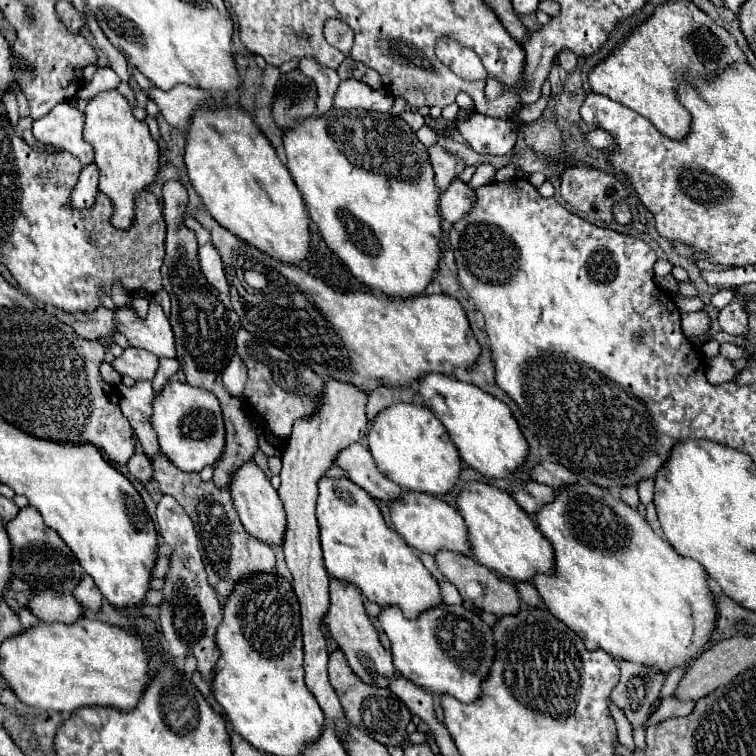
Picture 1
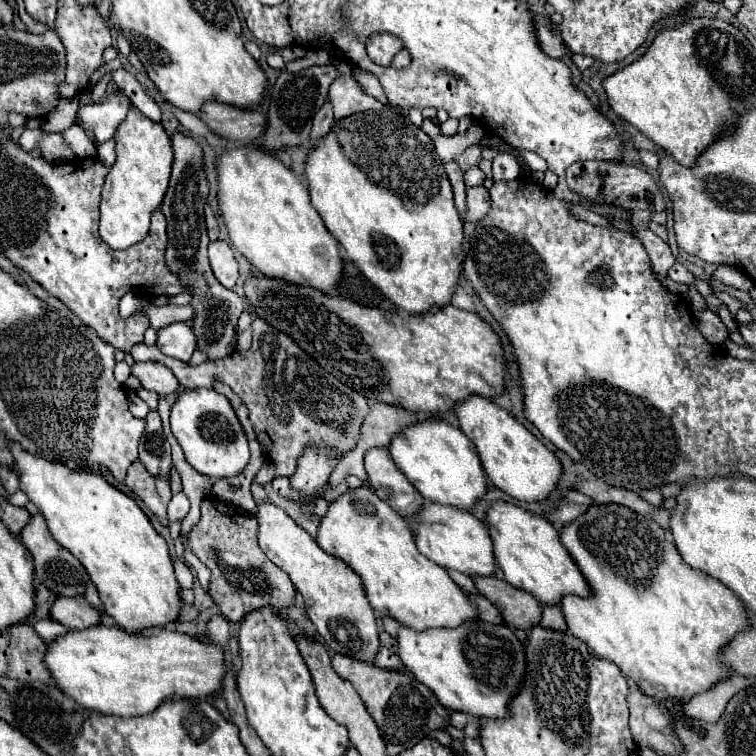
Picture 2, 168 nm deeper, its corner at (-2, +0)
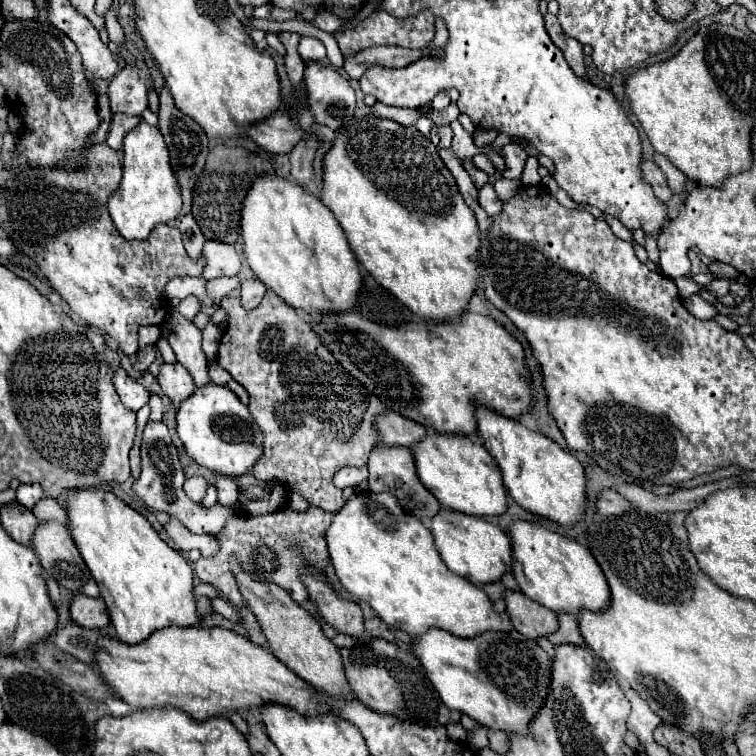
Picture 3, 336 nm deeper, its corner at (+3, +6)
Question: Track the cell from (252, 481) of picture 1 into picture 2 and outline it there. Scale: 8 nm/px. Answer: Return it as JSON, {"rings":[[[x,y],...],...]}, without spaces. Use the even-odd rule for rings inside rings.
{"rings":[[[270,500],[258,504],[258,544],[262,552],[282,570],[288,572],[290,580],[304,596],[308,616],[314,622],[324,644],[334,652],[372,664],[380,650],[378,626],[374,610],[366,598],[362,580],[336,556],[324,552],[316,540],[300,528],[280,506]]]}

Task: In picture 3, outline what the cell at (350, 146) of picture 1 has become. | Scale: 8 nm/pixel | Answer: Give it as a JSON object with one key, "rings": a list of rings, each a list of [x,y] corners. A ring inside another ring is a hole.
{"rings":[[[363,116],[363,118],[353,118],[345,128],[337,130],[337,138],[331,146],[331,150],[325,156],[325,176],[323,176],[323,190],[321,190],[321,202],[335,214],[337,222],[341,224],[341,228],[347,234],[347,240],[357,256],[357,260],[365,266],[365,270],[385,288],[389,290],[395,298],[399,298],[411,312],[415,312],[421,318],[427,318],[431,322],[445,322],[445,320],[455,320],[459,318],[473,292],[477,290],[481,272],[479,272],[479,246],[481,246],[481,238],[479,238],[479,226],[475,220],[475,214],[471,212],[471,208],[463,202],[455,178],[451,176],[451,172],[447,170],[447,166],[443,164],[443,160],[437,154],[437,148],[433,146],[433,142],[425,136],[421,136],[415,128],[409,126],[401,126],[393,120],[383,120],[377,116]]]}

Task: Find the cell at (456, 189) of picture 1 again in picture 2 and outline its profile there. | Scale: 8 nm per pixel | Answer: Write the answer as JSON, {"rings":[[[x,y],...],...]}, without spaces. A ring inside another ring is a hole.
{"rings":[[[484,186],[466,188],[466,214],[462,216],[464,222],[476,222],[490,210],[490,196]]]}

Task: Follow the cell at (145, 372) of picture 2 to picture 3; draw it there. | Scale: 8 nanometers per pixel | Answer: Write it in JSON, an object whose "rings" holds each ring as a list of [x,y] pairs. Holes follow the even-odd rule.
{"rings":[[[179,362],[177,364],[163,364],[157,380],[159,380],[165,396],[175,404],[175,408],[179,408],[179,404],[185,398],[189,398],[195,390],[195,384],[193,384],[189,372]]]}

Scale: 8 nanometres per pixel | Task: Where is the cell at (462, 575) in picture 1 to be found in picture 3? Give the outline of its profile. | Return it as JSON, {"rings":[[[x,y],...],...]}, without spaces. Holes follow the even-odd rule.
{"rings":[[[505,592],[505,602],[507,602],[507,612],[513,620],[513,626],[517,632],[525,634],[527,638],[541,638],[549,636],[559,630],[557,614],[531,598],[527,598],[523,592]]]}

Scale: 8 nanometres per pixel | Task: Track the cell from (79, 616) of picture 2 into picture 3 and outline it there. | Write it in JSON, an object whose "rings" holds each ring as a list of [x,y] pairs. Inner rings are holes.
{"rings":[[[77,594],[73,598],[71,618],[83,628],[93,628],[93,630],[101,630],[109,624],[109,612],[103,598],[91,598],[83,594]]]}

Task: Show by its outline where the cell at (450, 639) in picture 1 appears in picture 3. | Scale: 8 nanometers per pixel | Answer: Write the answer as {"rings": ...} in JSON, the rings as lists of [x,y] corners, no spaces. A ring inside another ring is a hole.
{"rings":[[[431,628],[425,636],[417,638],[413,654],[417,654],[417,658],[425,666],[425,672],[437,686],[437,692],[445,706],[467,714],[469,718],[491,730],[501,730],[507,734],[529,734],[529,724],[543,708],[545,698],[551,690],[551,656],[535,640],[529,640],[515,630],[485,632],[475,638],[457,638],[441,628]]]}

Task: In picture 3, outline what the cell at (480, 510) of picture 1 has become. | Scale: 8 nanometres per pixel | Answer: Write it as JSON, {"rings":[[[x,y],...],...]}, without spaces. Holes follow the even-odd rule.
{"rings":[[[517,520],[511,528],[511,542],[513,542],[513,576],[517,578],[521,590],[525,596],[533,598],[535,602],[539,602],[541,606],[553,610],[553,612],[567,612],[567,614],[579,614],[583,610],[591,610],[591,612],[601,612],[609,608],[609,584],[607,578],[603,574],[603,570],[599,568],[599,564],[595,562],[591,550],[587,550],[587,546],[565,538],[557,532],[551,532],[539,524],[533,522],[523,522]]]}

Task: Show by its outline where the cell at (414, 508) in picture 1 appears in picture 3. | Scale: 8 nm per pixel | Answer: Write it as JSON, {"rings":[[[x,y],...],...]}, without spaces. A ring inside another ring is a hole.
{"rings":[[[441,510],[433,522],[431,532],[435,538],[435,546],[445,560],[447,568],[465,580],[483,586],[491,582],[499,582],[505,572],[513,568],[513,546],[509,534],[505,534],[499,526],[487,522],[479,516],[469,516],[453,510]]]}

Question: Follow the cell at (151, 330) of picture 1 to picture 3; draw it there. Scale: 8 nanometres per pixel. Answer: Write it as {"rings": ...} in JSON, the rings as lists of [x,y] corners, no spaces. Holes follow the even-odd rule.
{"rings":[[[173,312],[169,316],[171,326],[171,334],[169,334],[169,344],[177,356],[177,362],[181,362],[189,374],[193,376],[195,386],[205,386],[209,384],[209,360],[205,356],[205,352],[201,350],[201,330],[189,322],[183,320],[177,312]]]}

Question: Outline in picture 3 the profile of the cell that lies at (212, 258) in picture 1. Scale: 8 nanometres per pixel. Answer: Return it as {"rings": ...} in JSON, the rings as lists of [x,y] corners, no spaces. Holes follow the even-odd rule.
{"rings":[[[207,240],[203,248],[203,256],[207,258],[207,268],[202,276],[205,276],[207,281],[217,276],[237,276],[239,274],[241,258],[233,246]]]}

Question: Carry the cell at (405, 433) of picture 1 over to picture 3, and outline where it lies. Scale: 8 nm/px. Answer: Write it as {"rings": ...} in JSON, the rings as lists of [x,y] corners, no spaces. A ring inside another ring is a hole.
{"rings":[[[429,432],[421,444],[411,448],[415,454],[415,464],[421,482],[427,490],[441,502],[443,508],[471,514],[471,516],[501,516],[507,510],[507,490],[503,486],[501,468],[493,460],[493,456],[485,450],[483,444],[473,442],[469,436],[441,436],[437,432]]]}

